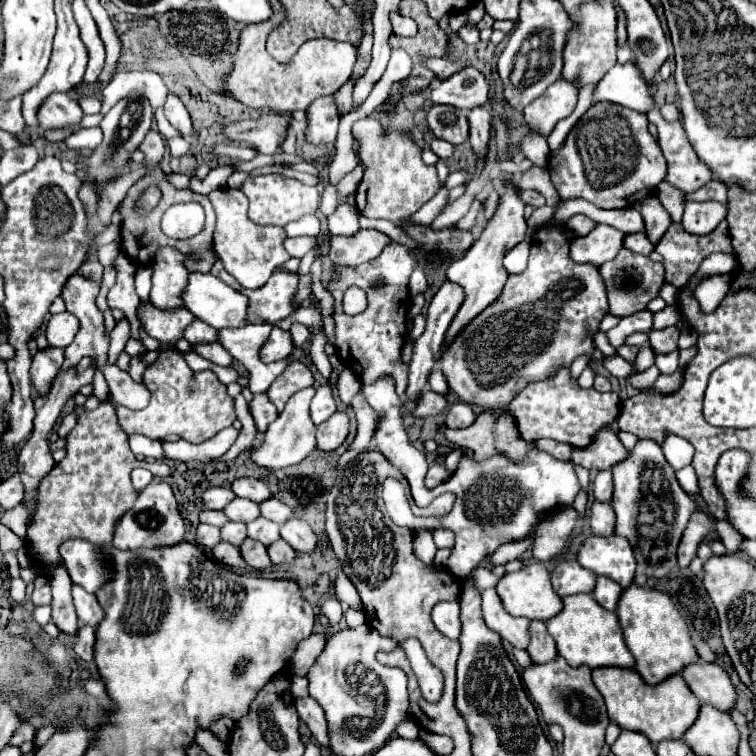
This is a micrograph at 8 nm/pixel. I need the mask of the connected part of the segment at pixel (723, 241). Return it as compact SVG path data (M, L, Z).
M727 221L719 223L717 231L711 233L711 235L705 235L705 237L691 235L691 233L683 231L681 225L673 223L673 225L667 229L667 233L663 235L663 239L657 243L655 251L661 253L661 257L663 257L665 279L667 279L669 283L673 283L675 287L687 285L689 277L699 269L701 261L703 261L705 257L709 257L711 253L731 253L731 255L735 257L735 251L733 251L733 247L731 247L731 239L729 239L729 231L727 231Z

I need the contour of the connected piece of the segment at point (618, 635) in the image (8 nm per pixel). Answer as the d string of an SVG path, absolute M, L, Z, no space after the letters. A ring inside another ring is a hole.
M577 593L563 597L563 611L545 621L547 631L557 643L557 653L571 665L595 667L633 667L635 659L629 653L617 615L599 607L591 593Z

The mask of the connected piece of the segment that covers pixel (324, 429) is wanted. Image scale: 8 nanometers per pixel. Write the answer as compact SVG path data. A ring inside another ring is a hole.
M333 413L327 421L317 425L317 447L321 451L335 451L349 433L349 417L347 413Z

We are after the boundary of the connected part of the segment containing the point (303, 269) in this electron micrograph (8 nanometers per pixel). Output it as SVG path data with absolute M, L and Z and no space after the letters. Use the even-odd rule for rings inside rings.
M309 251L308 253L306 253L303 258L301 258L300 260L300 264L299 264L299 268L298 268L298 276L299 276L299 280L306 274L309 273L310 267L312 265L312 263L317 259L321 257L321 253L320 252L316 252L316 251Z

